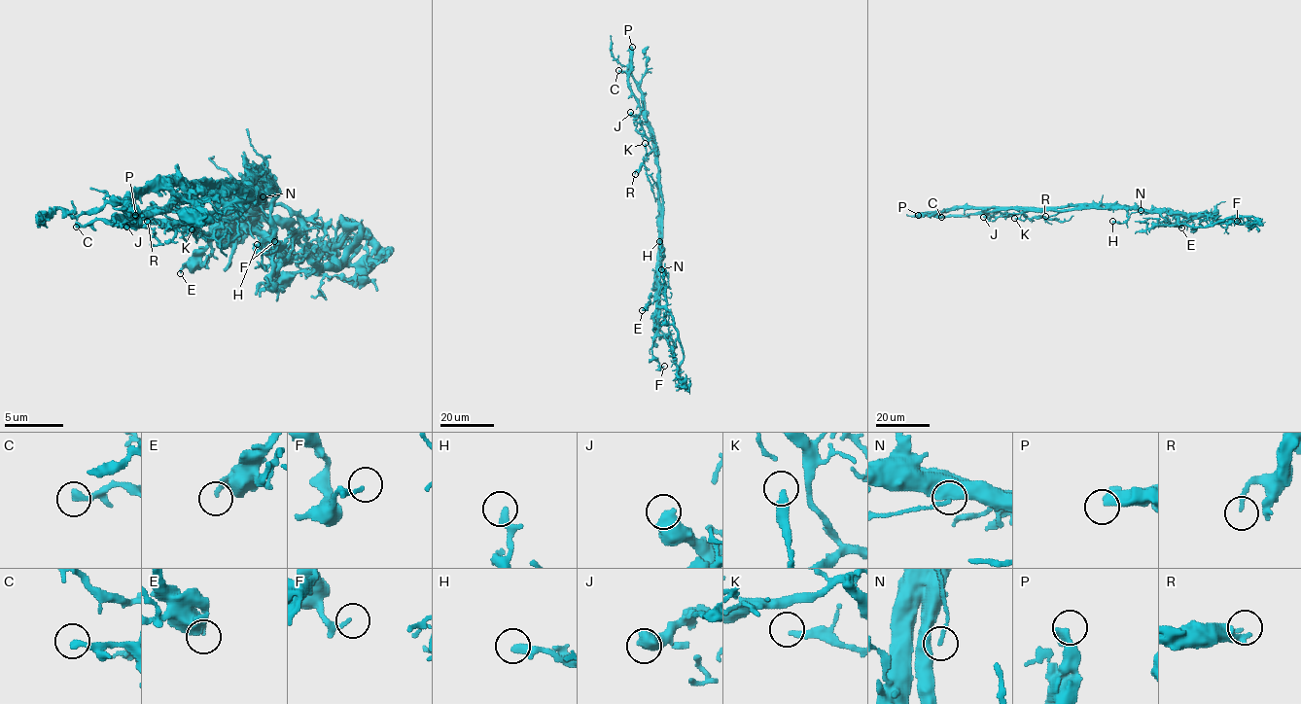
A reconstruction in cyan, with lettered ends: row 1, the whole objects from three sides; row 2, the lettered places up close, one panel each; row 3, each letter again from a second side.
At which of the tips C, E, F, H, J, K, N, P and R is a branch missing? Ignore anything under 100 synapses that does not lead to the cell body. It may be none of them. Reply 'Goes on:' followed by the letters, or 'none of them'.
Goes on: P

